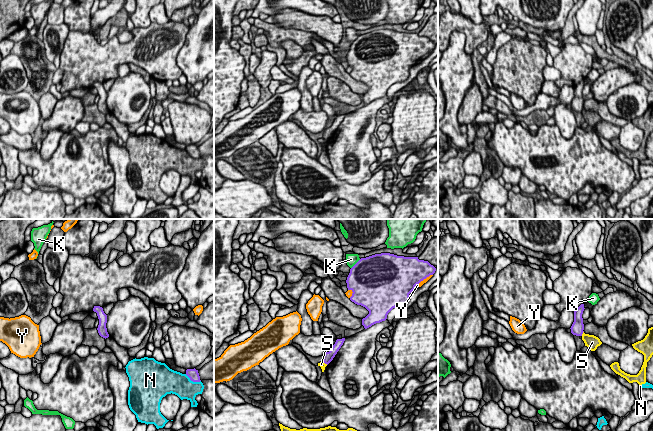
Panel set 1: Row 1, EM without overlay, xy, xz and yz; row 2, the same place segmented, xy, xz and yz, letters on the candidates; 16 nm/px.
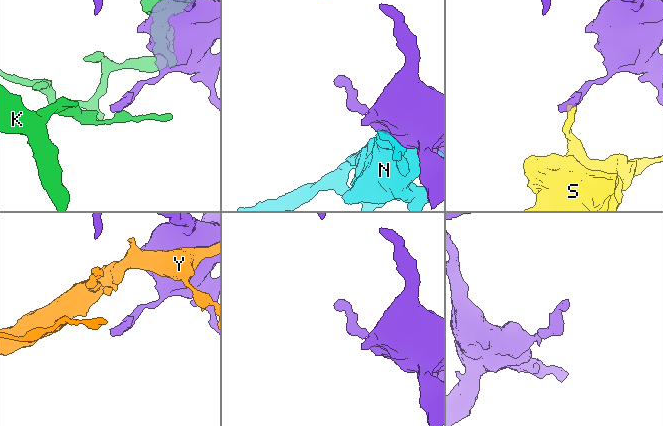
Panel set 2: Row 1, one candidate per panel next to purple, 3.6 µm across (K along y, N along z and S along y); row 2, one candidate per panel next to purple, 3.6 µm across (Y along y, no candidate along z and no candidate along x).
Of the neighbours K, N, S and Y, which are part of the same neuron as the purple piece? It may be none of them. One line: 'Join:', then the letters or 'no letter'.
Join: no letter

